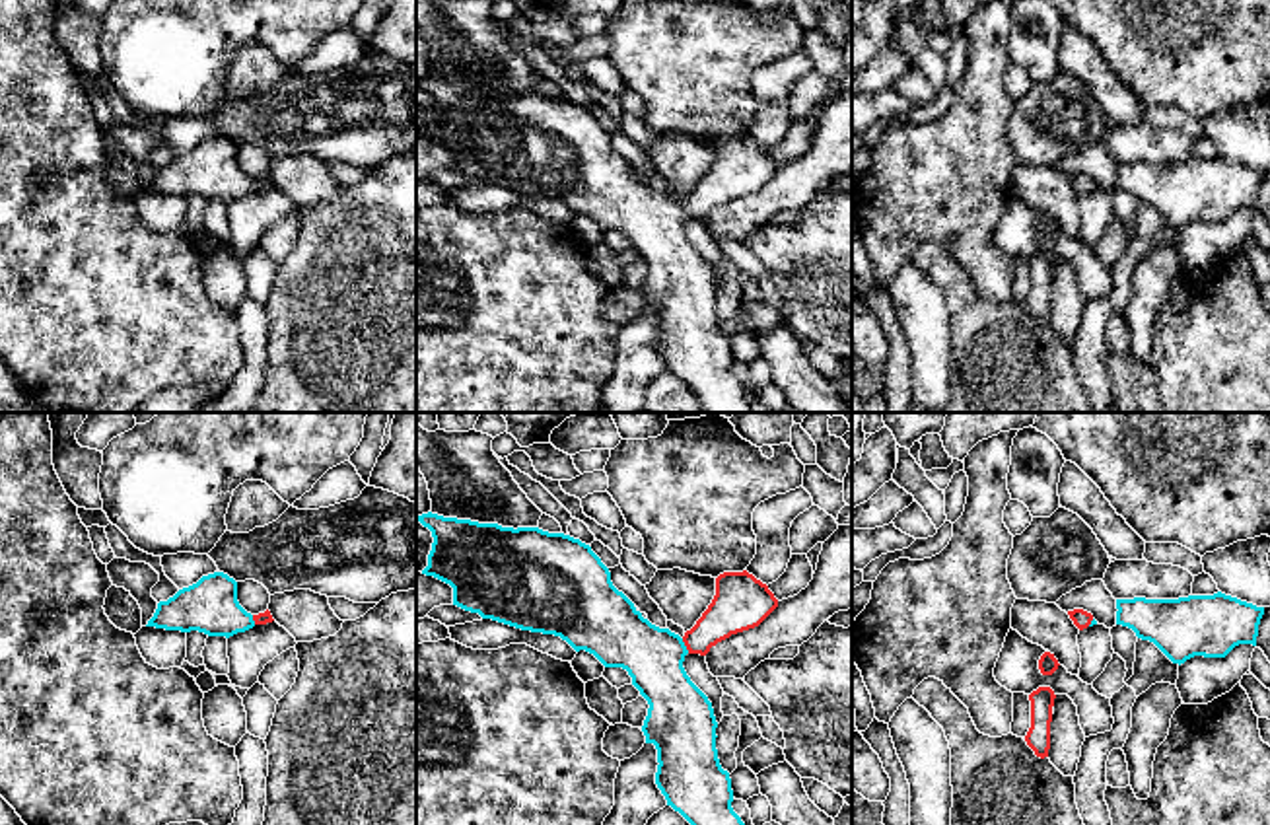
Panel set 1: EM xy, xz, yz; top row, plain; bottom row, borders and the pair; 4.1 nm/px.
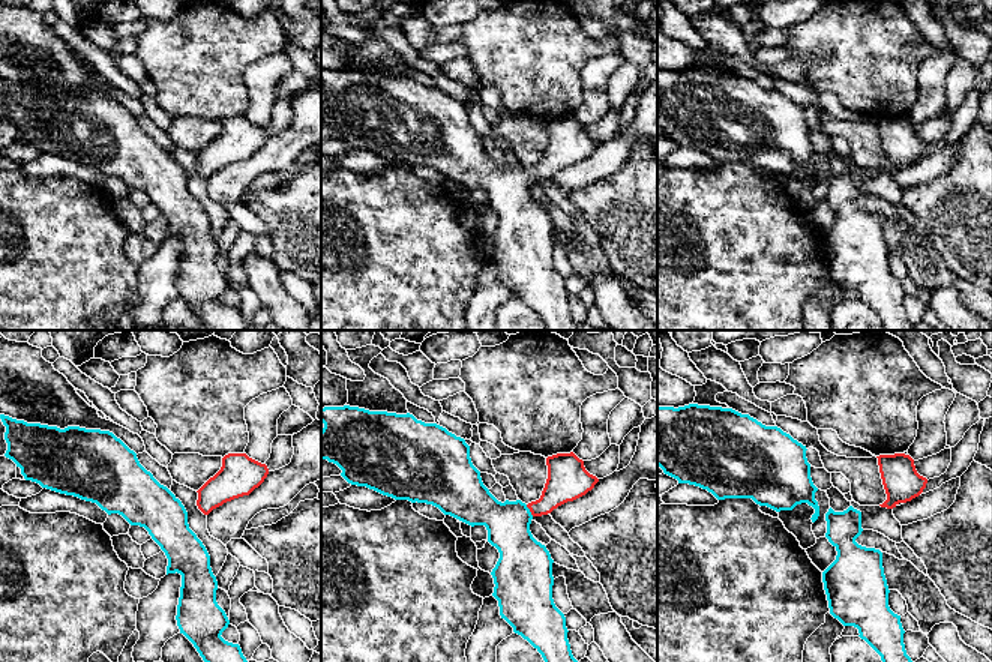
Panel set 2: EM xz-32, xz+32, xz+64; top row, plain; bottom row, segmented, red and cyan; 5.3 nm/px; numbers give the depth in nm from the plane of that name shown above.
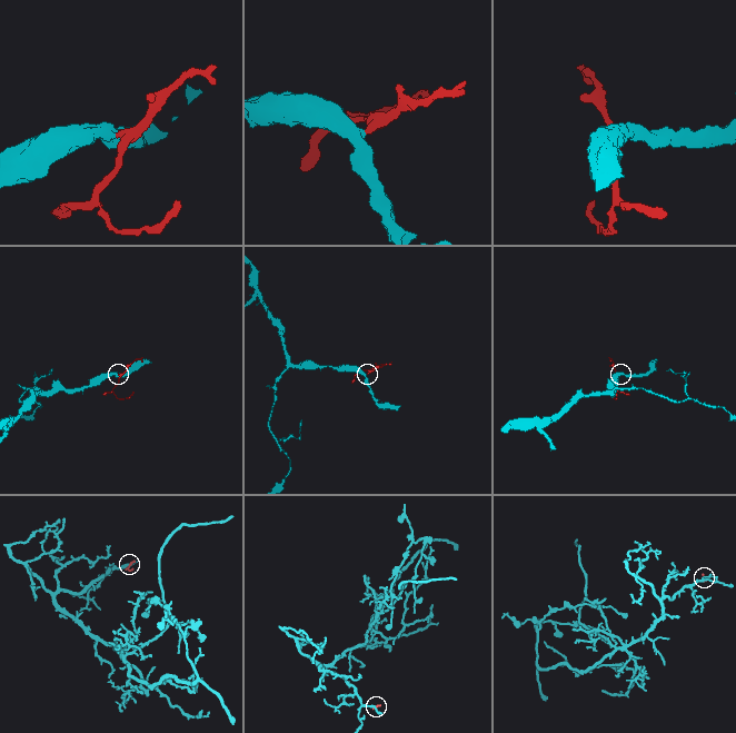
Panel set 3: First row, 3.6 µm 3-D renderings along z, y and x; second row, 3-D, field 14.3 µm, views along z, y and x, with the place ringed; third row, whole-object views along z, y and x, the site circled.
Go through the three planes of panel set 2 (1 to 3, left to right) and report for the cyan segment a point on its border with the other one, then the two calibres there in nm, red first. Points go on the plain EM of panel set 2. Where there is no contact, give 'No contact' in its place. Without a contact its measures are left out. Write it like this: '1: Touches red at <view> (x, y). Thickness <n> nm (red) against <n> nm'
1: No contact
2: Touches red at xz+32 (530, 174). Thickness 220 nm (red) against 240 nm
3: No contact

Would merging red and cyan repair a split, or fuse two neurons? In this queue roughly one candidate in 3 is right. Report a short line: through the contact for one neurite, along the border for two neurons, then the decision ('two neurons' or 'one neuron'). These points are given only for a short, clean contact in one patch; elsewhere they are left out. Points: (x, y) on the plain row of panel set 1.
line xz (734, 174), (697, 205), (685, 209), (654, 220); one neuron

